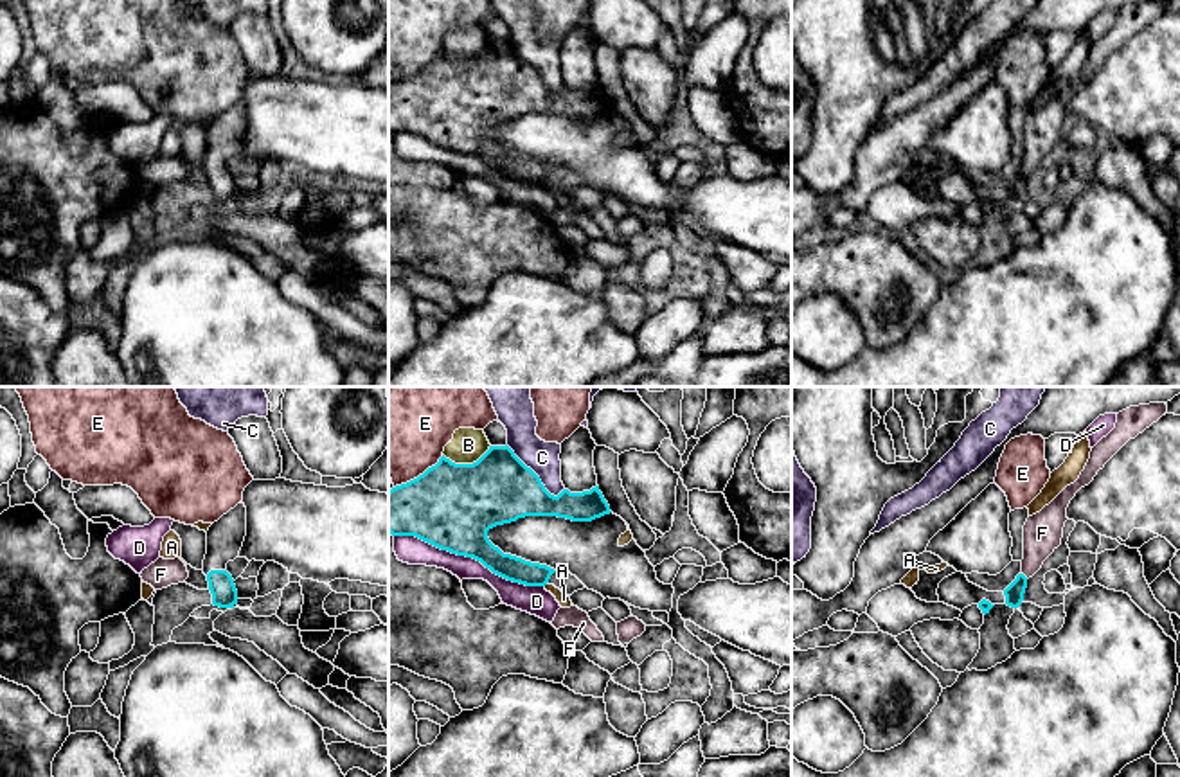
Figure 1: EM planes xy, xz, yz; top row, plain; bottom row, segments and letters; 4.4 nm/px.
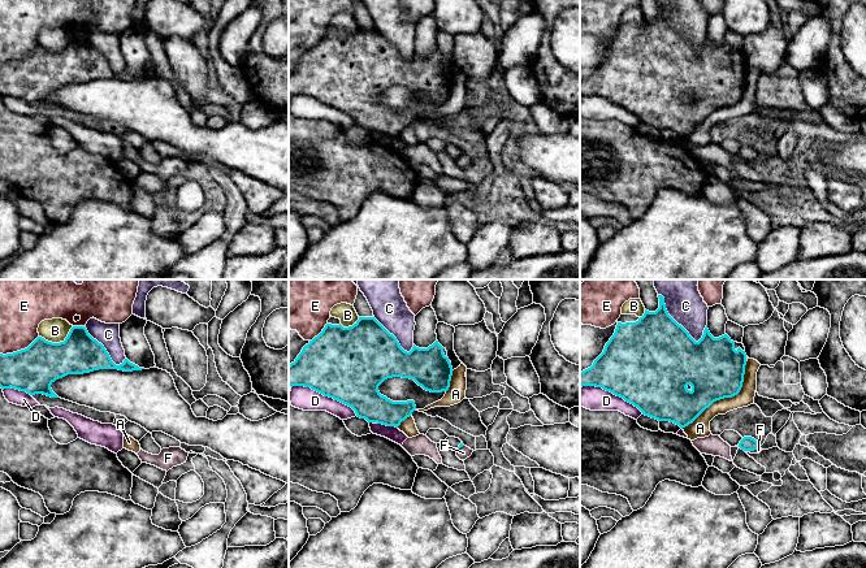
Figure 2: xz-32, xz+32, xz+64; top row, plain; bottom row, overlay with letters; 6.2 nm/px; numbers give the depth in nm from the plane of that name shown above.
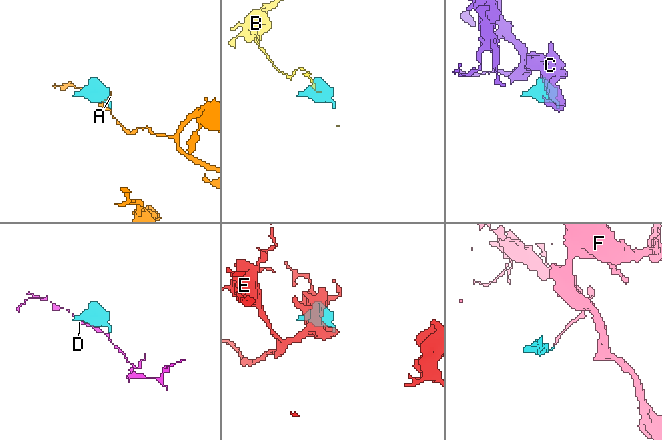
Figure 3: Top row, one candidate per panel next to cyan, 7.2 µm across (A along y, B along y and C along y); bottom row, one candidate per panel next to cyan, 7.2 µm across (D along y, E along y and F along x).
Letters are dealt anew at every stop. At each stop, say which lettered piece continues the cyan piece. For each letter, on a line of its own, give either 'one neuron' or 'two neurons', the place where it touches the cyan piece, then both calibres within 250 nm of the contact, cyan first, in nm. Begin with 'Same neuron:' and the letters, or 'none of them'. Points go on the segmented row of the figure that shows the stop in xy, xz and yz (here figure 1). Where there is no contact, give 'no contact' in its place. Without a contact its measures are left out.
Same neuron: none of them
A: two neurons; contact xz (545, 583); calibres 110 and 60 nm
B: two neurons; contact xz (466, 464); calibres 380 and 160 nm
C: two neurons; contact xz (536, 475); calibres 320 and 150 nm
D: two neurons; contact xz (470, 556); calibres 380 and 120 nm
E: two neurons; contact xz (420, 475); calibres 380 and 460 nm
F: two neurons; contact yz (1024, 576); calibres 80 and 180 nm

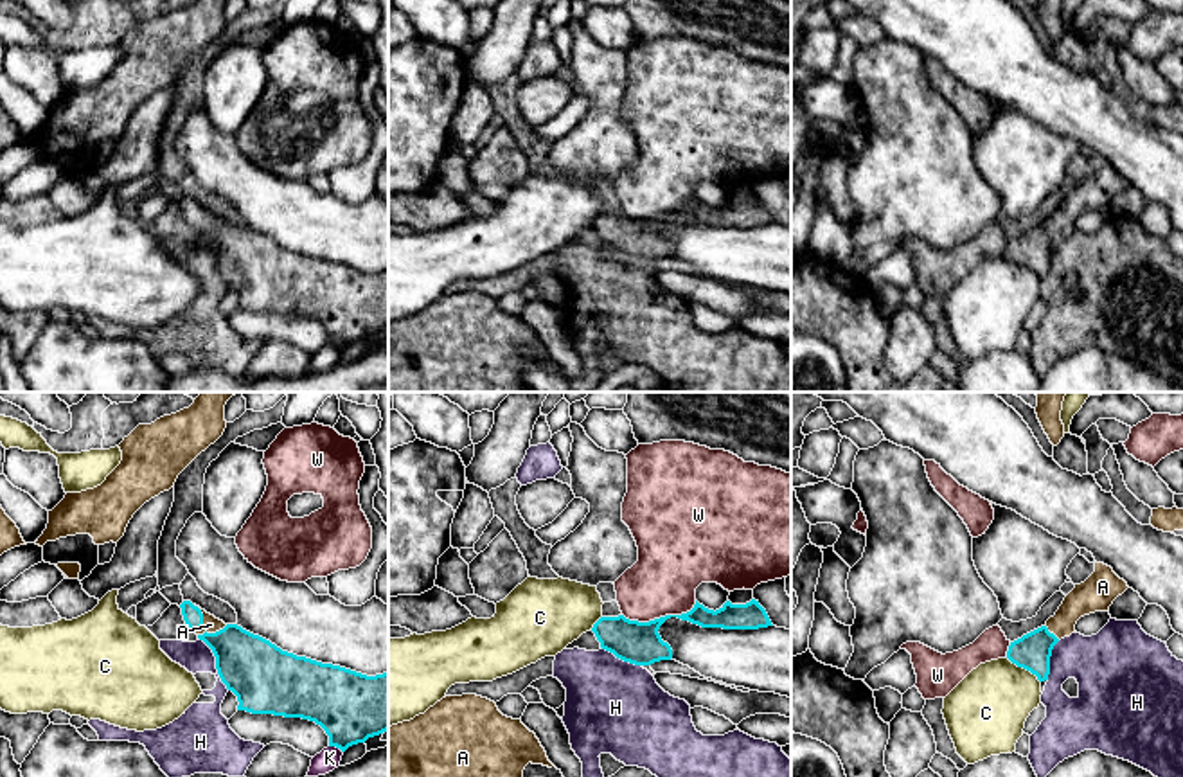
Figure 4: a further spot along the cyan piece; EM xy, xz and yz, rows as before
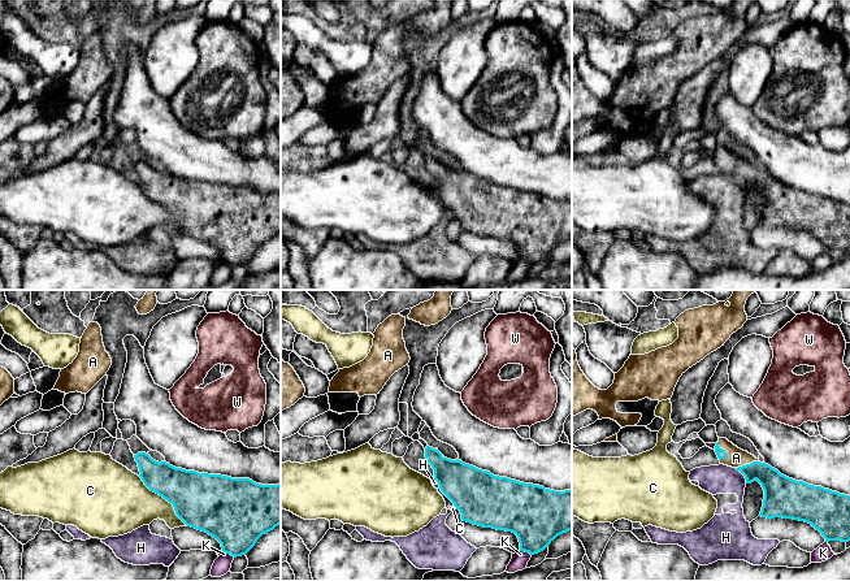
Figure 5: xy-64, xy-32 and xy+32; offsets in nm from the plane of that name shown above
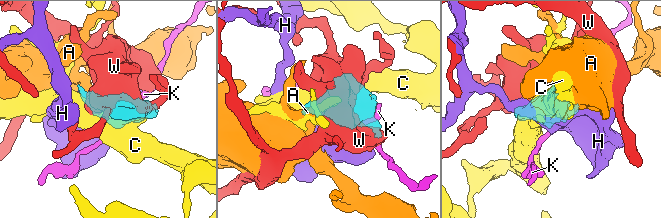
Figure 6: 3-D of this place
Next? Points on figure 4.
Same neuron: A
A: one neuron; contact xy (202, 617); calibres 90 and 80 nm
C: two neurons; contact yz (1025, 668); calibres 170 and 360 nm
H: two neurons; contact xy (216, 664); calibres 300 and 140 nm
K: two neurons; contact xy (337, 747); calibres 320 and 100 nm
W: two neurons; contact xz (660, 617); calibres 190 and 300 nm

